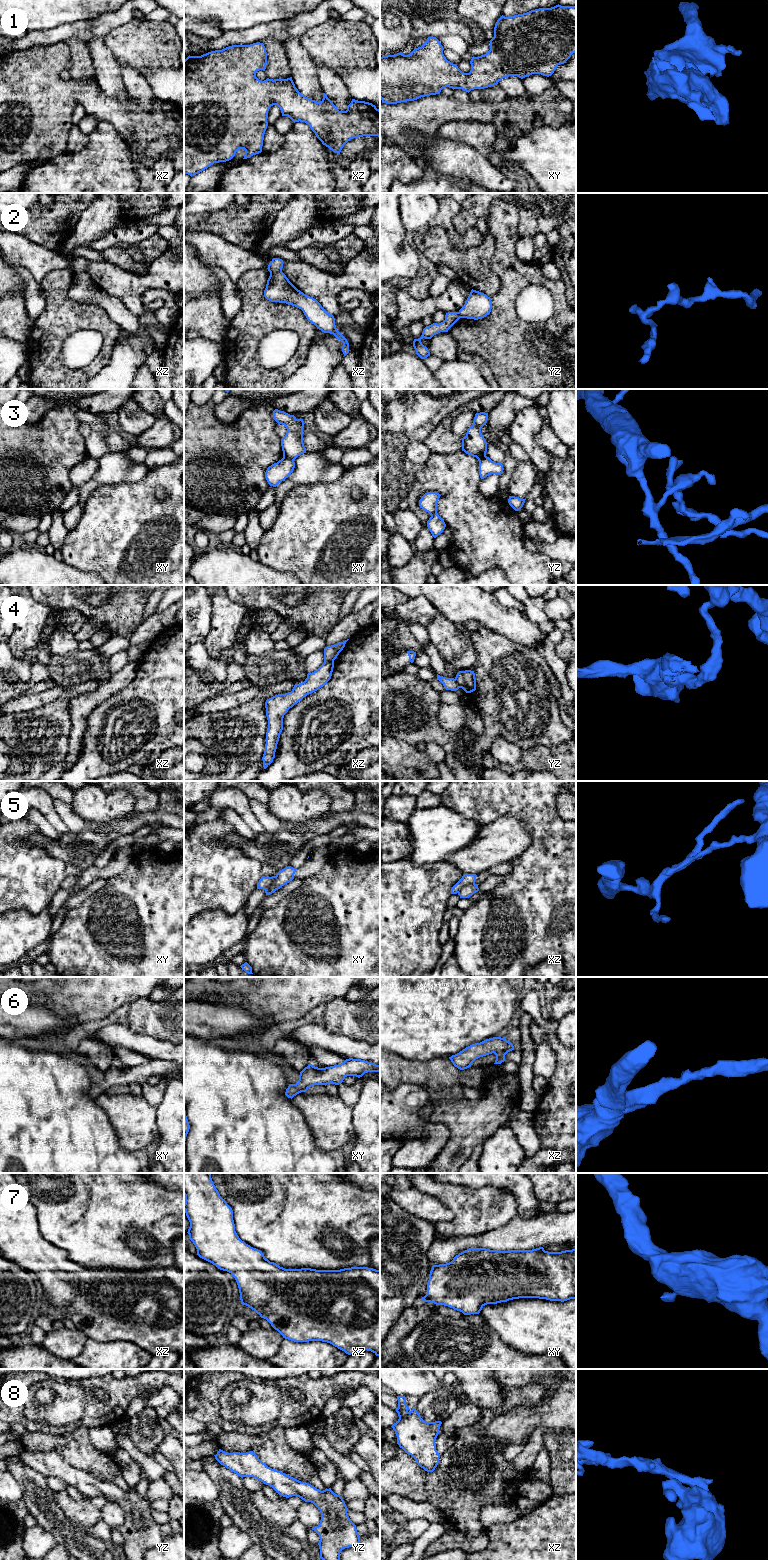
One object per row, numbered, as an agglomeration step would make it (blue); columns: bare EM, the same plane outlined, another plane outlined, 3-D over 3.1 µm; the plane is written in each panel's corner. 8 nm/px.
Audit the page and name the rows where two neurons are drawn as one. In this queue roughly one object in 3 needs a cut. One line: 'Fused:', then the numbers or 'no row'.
Fused: 2, 3, 4, 5

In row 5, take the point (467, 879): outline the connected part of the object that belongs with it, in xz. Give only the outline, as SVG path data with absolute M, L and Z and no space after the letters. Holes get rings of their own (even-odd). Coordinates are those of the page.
M464 874L462 878L452 887L451 894L457 894L463 887L474 884L476 874Z

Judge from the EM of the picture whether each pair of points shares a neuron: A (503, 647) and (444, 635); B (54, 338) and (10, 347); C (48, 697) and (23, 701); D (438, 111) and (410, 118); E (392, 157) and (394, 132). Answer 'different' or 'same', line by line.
A: different
B: different
C: same
D: same
E: different

